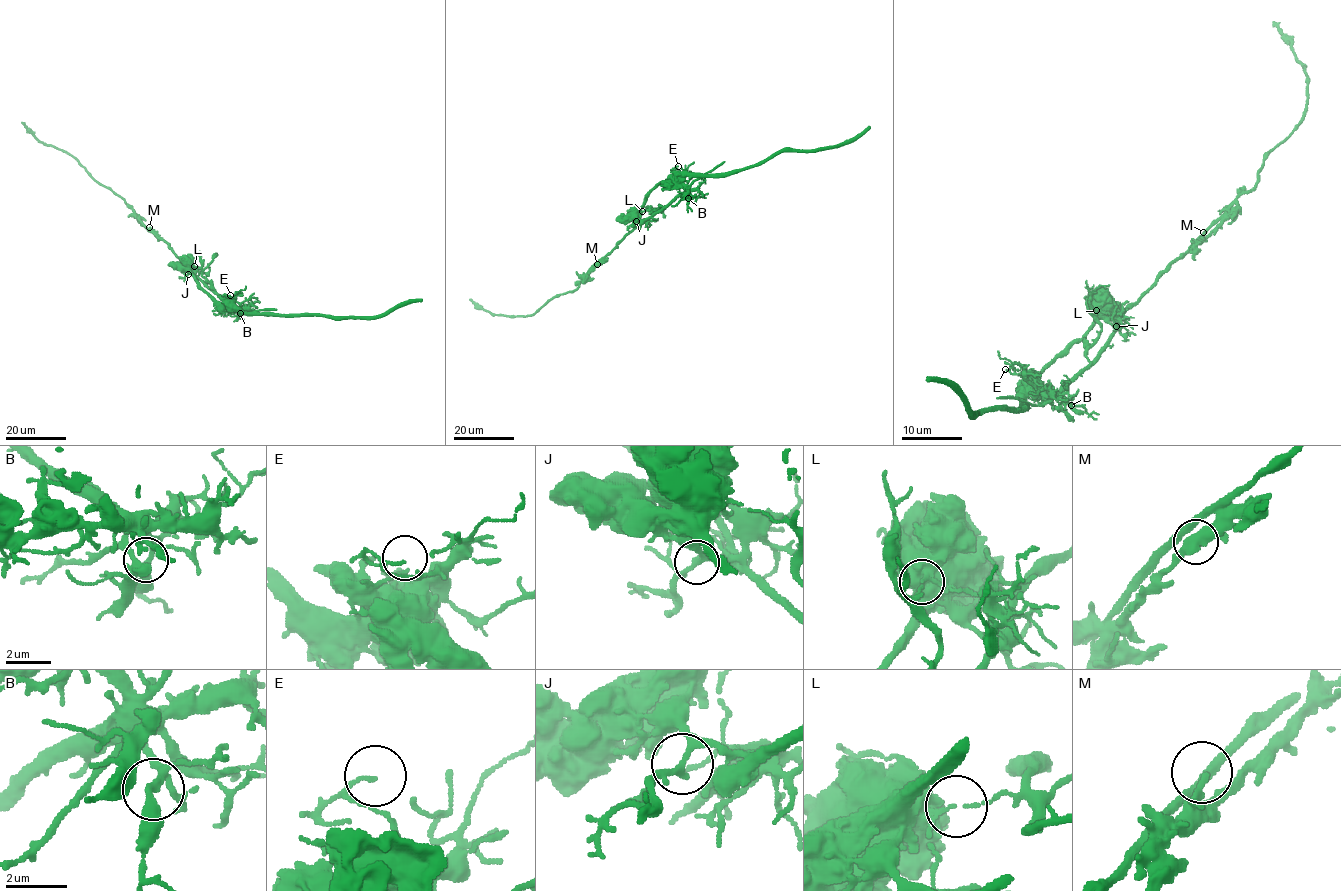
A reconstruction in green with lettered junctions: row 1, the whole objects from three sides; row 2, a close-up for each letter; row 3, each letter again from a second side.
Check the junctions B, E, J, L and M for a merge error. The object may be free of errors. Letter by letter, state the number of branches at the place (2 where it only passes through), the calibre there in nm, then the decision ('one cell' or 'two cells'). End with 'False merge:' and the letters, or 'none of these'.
B: 3 | 190 nm | one cell
E: 1 | 130 nm | one cell
J: 4 | 180 nm | one cell
L: 3 | 80 nm | two cells
M: 1 | 200 nm | one cell
False merge: L

